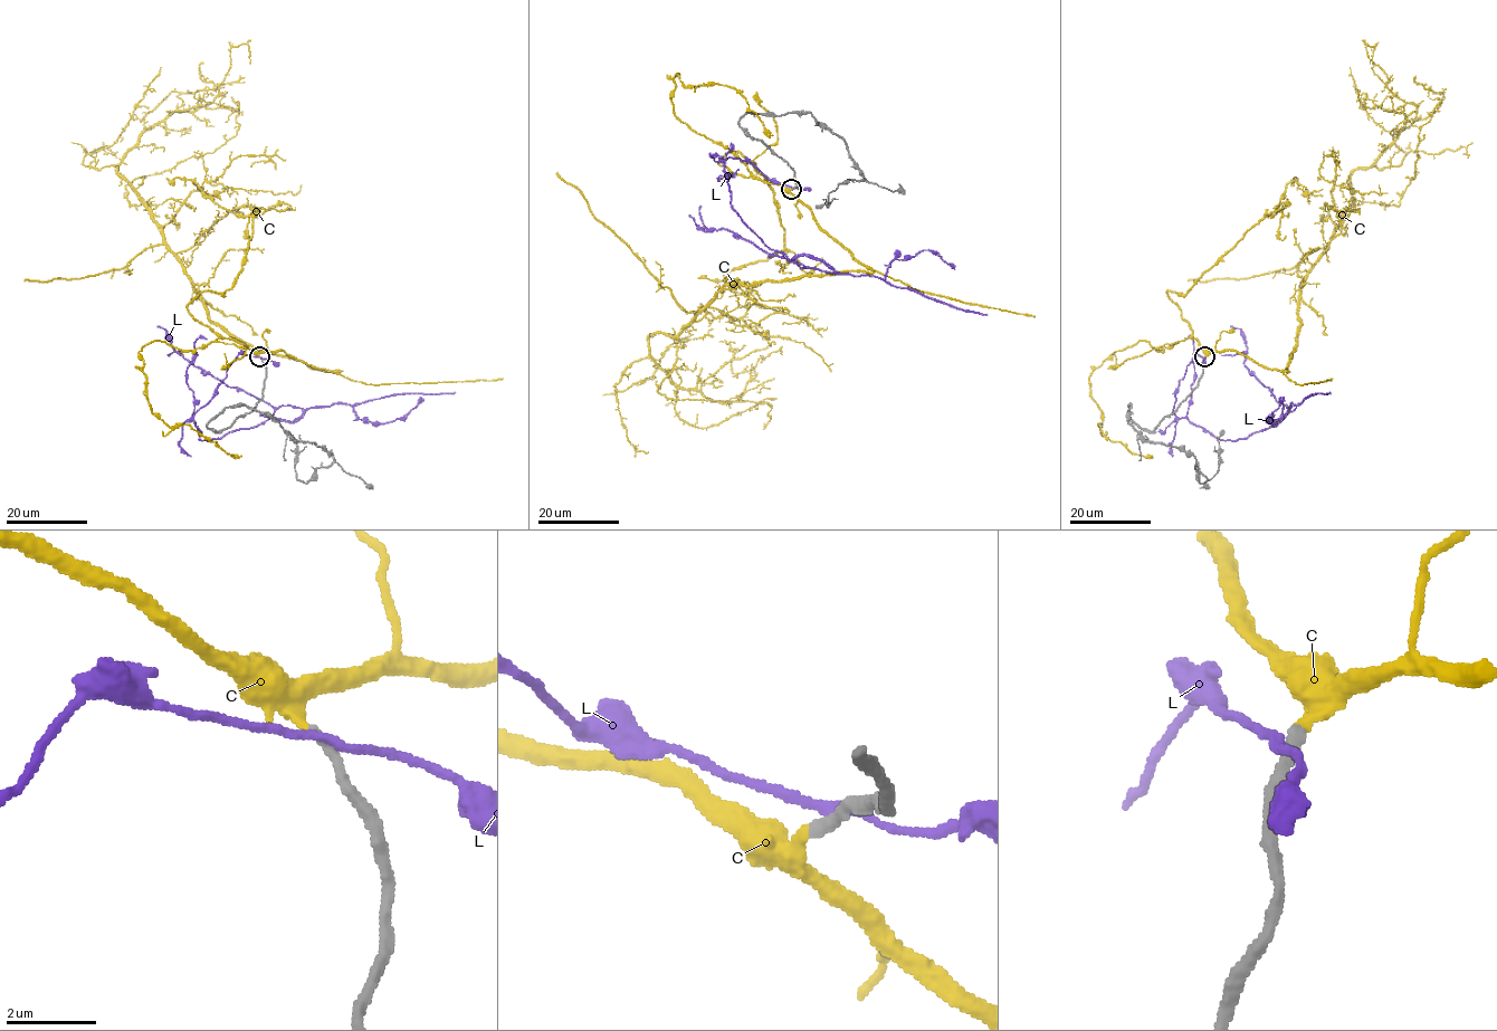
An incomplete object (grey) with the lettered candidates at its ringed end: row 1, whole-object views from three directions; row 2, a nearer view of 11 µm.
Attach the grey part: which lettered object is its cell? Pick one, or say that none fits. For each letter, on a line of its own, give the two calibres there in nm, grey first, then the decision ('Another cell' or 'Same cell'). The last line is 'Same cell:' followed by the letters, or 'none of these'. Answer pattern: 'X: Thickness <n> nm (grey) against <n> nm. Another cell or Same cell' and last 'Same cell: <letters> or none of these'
C: Thickness 260 nm (grey) against 200 nm. Same cell
L: Thickness 320 nm (grey) against 200 nm. Another cell
Same cell: C

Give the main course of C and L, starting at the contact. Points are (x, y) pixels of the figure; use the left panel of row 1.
C: (259, 356), (341, 370), (211, 321), (117, 171), (146, 130), (213, 99), (232, 47), (249, 63)
L: (260, 358), (239, 354), (192, 417), (200, 440), (256, 427), (282, 406), (455, 392)

